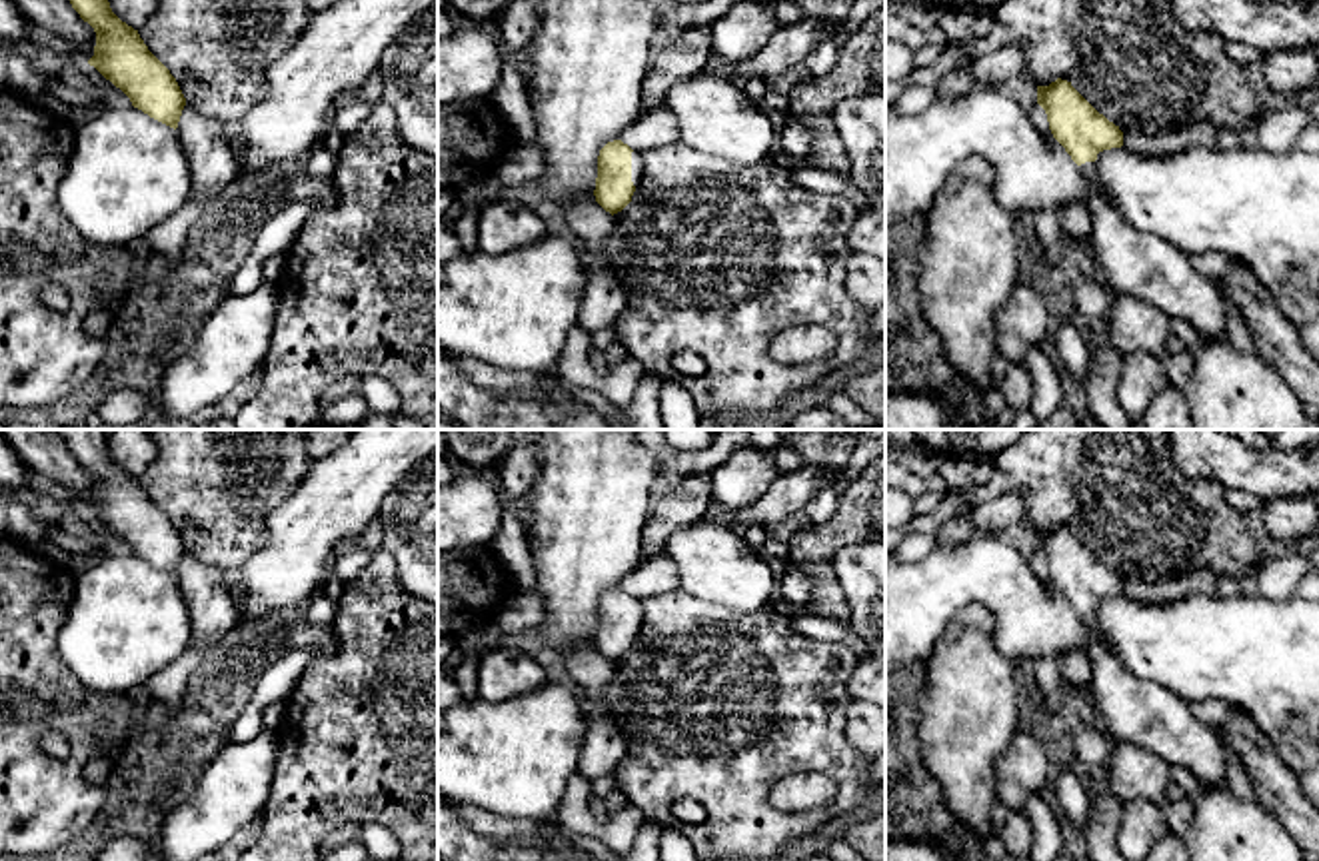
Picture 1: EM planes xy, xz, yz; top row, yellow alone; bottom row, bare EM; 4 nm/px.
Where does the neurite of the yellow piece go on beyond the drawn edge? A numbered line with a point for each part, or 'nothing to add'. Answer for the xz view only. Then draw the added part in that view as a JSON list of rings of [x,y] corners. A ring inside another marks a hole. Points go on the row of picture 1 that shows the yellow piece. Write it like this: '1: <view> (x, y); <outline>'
1: xz (636, 158); [[[634,150],[632,152],[632,182],[636,190],[642,184],[642,178],[644,178],[644,160],[642,160],[642,154]]]

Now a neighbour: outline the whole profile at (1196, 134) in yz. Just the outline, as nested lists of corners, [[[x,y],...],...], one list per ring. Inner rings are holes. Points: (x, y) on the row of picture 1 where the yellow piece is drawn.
[[[1193,122],[1161,134],[1123,132],[1123,148],[1147,158],[1165,158],[1199,146],[1215,146],[1219,128],[1213,122]]]

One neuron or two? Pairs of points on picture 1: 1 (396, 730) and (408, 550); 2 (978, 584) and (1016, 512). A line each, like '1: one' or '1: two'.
1: two
2: two

